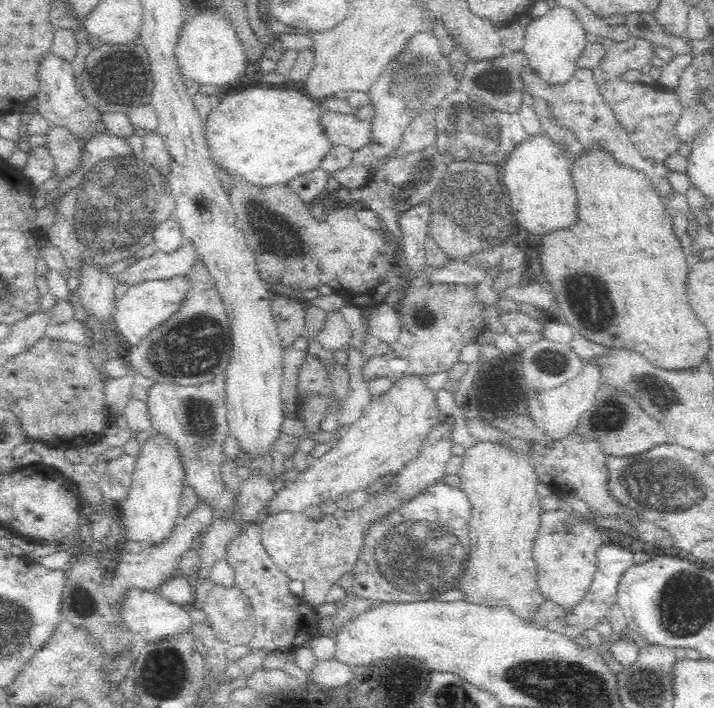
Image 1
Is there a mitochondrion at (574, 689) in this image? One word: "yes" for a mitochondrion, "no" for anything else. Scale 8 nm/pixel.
yes

